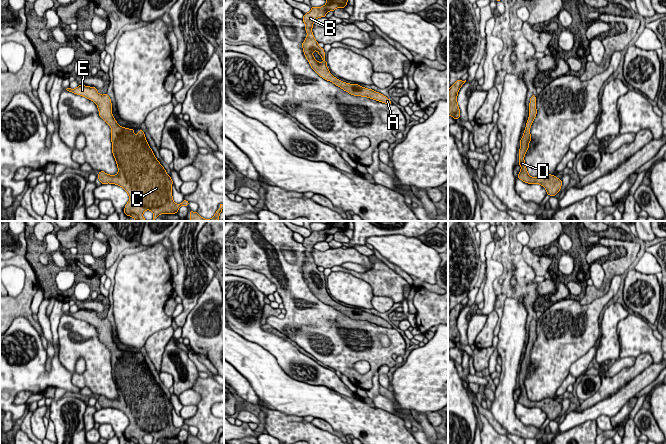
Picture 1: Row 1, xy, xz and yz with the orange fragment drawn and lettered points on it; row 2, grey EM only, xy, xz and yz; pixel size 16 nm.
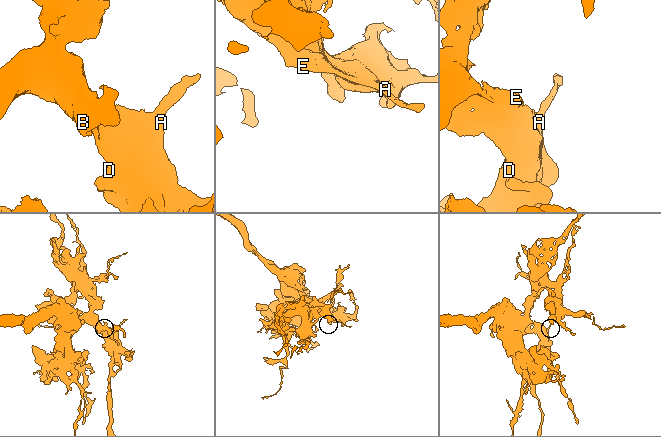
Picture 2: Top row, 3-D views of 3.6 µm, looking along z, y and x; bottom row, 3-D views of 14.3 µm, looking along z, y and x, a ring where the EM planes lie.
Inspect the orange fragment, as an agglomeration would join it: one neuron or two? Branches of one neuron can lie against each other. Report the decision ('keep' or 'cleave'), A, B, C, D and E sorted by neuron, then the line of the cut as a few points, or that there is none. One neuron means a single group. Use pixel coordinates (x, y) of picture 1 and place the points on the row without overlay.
keep; A B C D E; no cut

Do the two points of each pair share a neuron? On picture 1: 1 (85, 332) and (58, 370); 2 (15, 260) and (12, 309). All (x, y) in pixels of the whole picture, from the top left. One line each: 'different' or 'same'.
1: different
2: same

